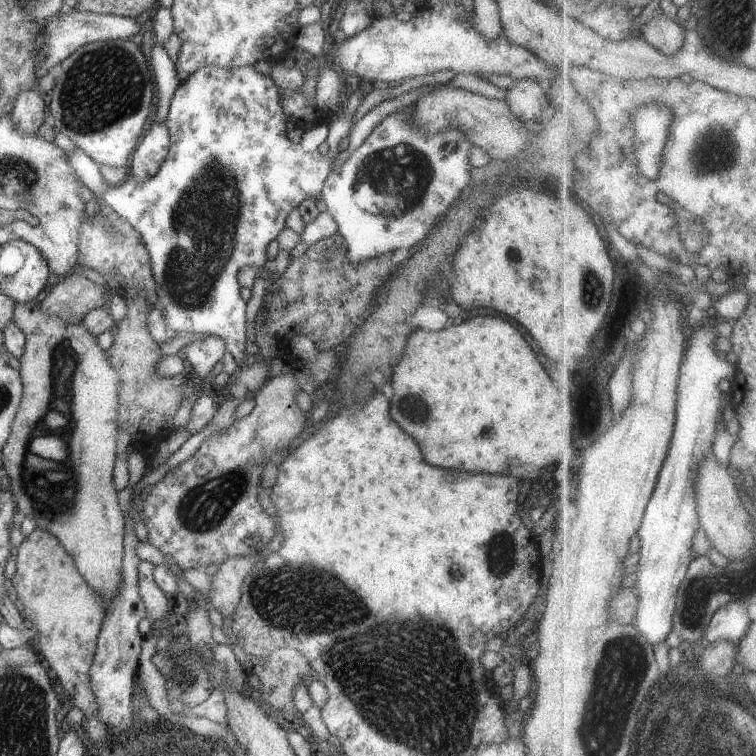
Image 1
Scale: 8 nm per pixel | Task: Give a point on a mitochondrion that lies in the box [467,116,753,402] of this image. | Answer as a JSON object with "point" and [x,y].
{"point":[717,151]}

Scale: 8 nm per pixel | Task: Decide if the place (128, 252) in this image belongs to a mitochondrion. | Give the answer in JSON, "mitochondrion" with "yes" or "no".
{"mitochondrion":"yes"}

